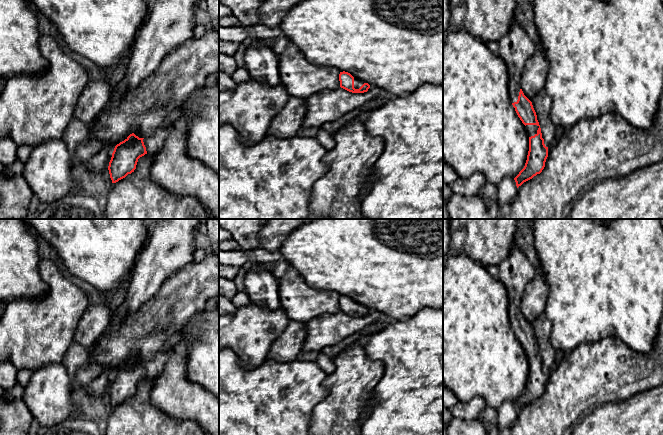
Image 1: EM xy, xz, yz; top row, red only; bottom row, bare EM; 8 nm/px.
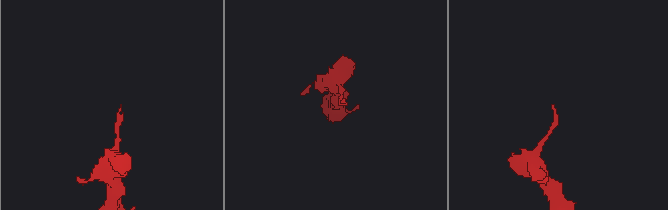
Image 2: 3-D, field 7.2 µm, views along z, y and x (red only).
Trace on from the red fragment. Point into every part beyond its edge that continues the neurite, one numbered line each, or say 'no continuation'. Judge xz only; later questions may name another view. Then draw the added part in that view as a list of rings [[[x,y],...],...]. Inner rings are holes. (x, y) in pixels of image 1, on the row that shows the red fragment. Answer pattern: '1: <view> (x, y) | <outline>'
1: xz (358, 83) | [[[354,78],[354,88],[355,89],[359,89],[362,85],[364,84],[364,82],[358,78]]]

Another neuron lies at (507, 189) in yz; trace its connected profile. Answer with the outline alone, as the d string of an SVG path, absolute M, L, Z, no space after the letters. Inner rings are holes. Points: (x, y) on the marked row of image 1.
M505 177L497 185L497 189L498 196L496 200L500 208L503 210L511 203L517 193L516 182L514 178Z

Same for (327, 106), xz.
M370 86L364 93L352 93L341 87L318 92L306 98L306 115L302 126L321 128L323 124L338 120L346 113L371 101L381 91L379 87Z

